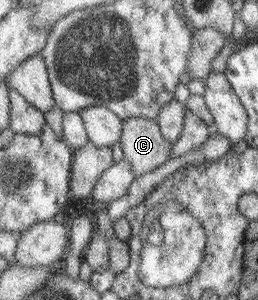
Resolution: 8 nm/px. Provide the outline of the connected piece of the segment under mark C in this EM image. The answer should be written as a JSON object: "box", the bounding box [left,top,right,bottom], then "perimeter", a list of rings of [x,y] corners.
{"box":[121,117,173,176],"perimeter":[[[132,117],[125,119],[121,144],[123,159],[132,164],[136,176],[152,172],[172,158],[173,144],[164,138],[158,121],[149,118]]]}

